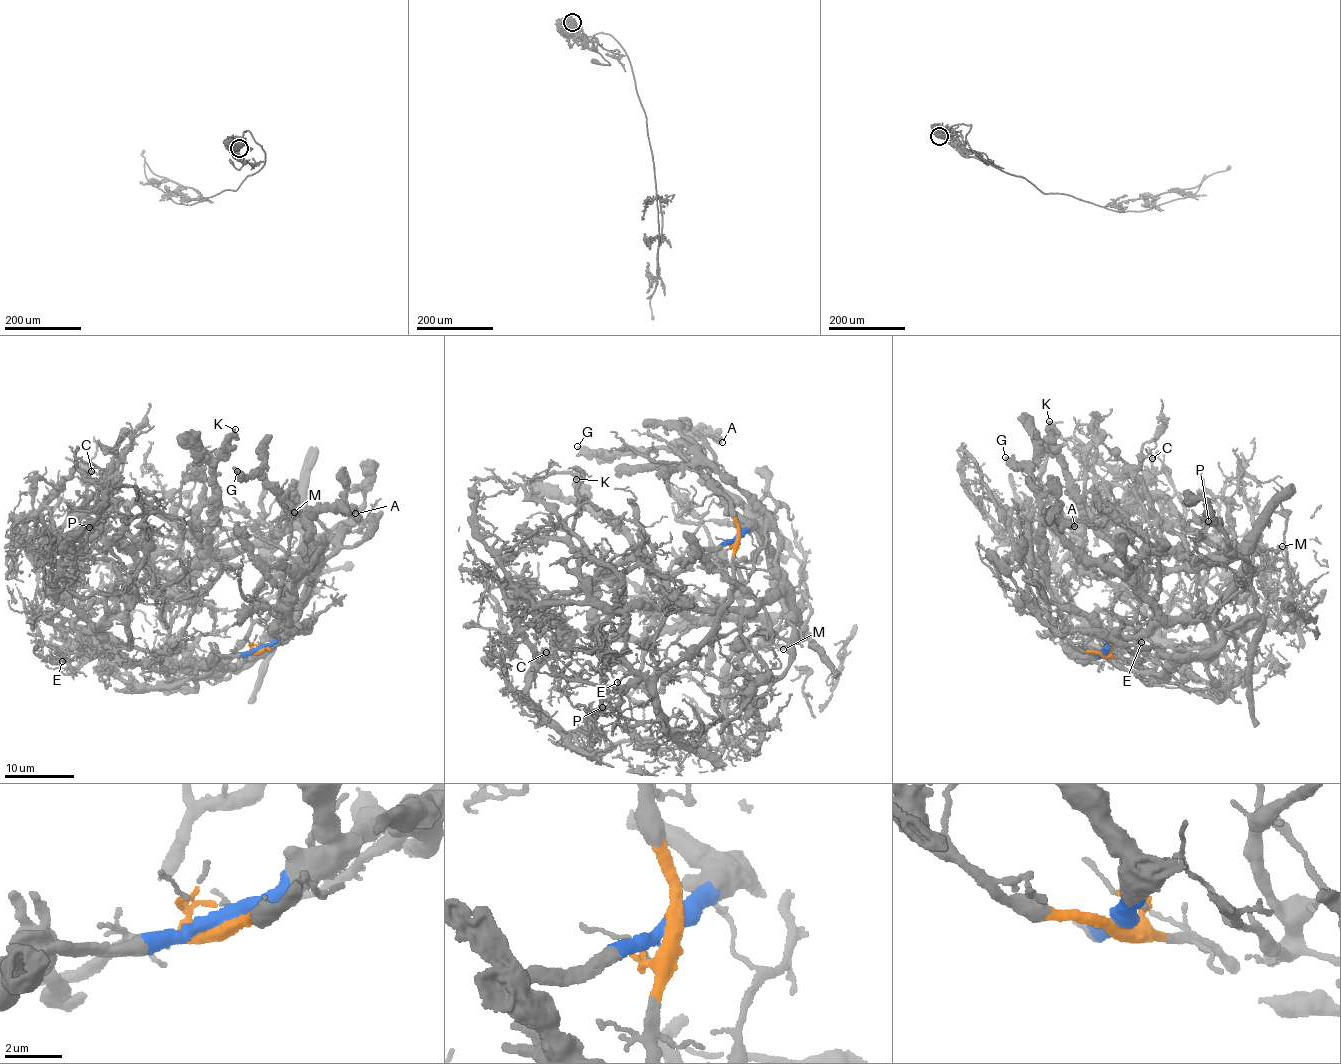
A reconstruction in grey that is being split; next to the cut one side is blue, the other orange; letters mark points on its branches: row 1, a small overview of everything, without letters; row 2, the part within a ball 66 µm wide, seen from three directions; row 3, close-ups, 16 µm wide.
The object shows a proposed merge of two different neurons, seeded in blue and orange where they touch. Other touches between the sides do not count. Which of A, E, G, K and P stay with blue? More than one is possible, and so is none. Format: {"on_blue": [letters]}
{"on_blue": ["A", "G", "K"]}

